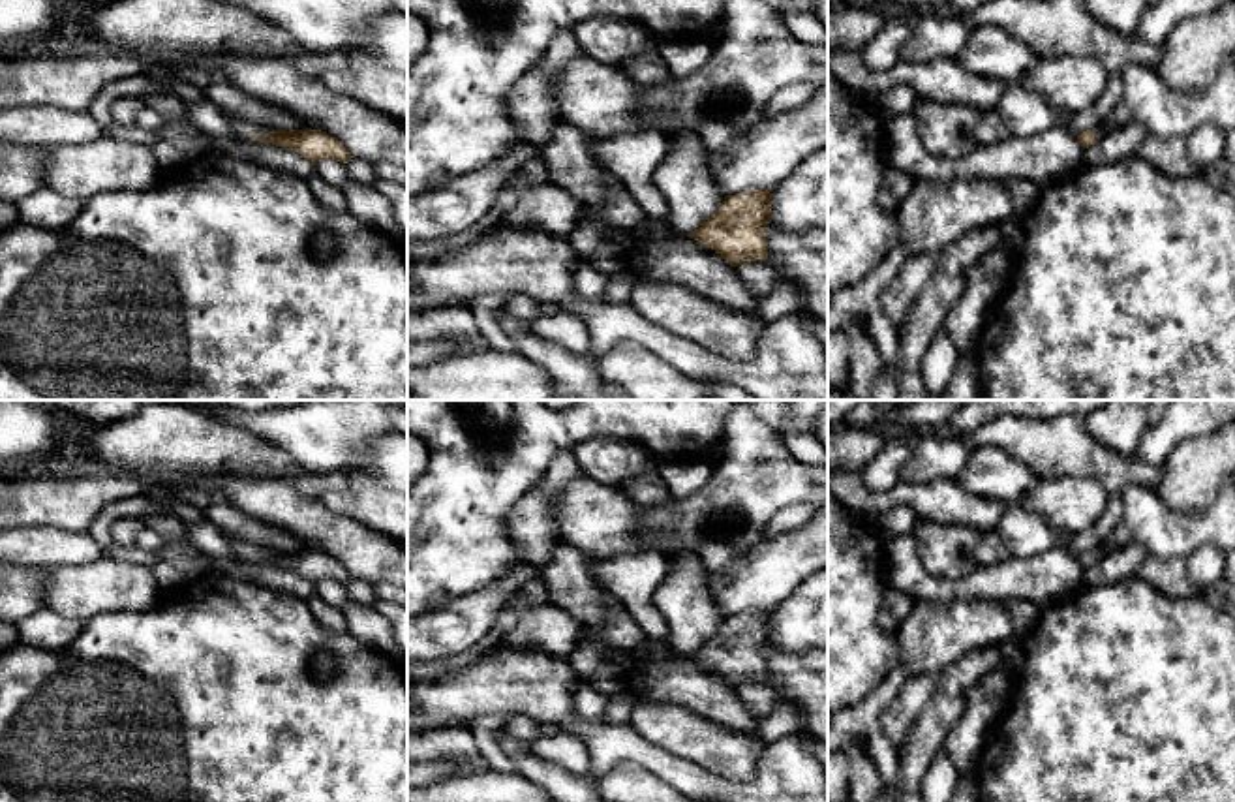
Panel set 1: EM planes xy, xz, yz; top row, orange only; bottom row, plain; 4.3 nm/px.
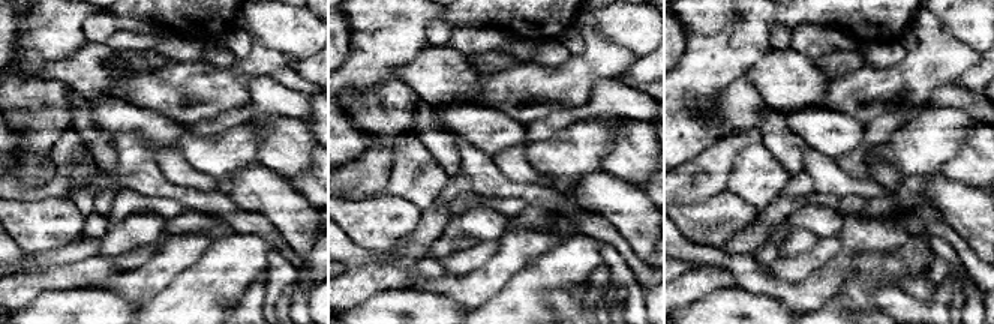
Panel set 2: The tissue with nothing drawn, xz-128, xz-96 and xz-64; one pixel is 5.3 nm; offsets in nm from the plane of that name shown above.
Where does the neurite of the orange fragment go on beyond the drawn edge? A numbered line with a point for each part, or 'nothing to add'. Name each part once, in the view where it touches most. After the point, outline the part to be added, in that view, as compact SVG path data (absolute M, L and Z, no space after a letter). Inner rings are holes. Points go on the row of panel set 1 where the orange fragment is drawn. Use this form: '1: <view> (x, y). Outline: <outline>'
1: xy (244, 130). Outline: M233 120L233 130L238 139L250 141L253 135L267 135L270 130L246 120Z

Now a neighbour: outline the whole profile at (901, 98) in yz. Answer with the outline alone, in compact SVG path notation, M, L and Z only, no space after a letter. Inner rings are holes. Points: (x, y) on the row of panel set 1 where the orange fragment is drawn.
M897 85L886 92L882 92L875 101L875 111L884 118L899 116L912 111L918 94L908 85Z

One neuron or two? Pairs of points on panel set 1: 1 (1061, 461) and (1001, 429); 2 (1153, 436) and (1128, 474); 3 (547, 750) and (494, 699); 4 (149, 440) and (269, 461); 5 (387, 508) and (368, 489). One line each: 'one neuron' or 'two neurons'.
1: one neuron
2: two neurons
3: two neurons
4: one neuron
5: one neuron

